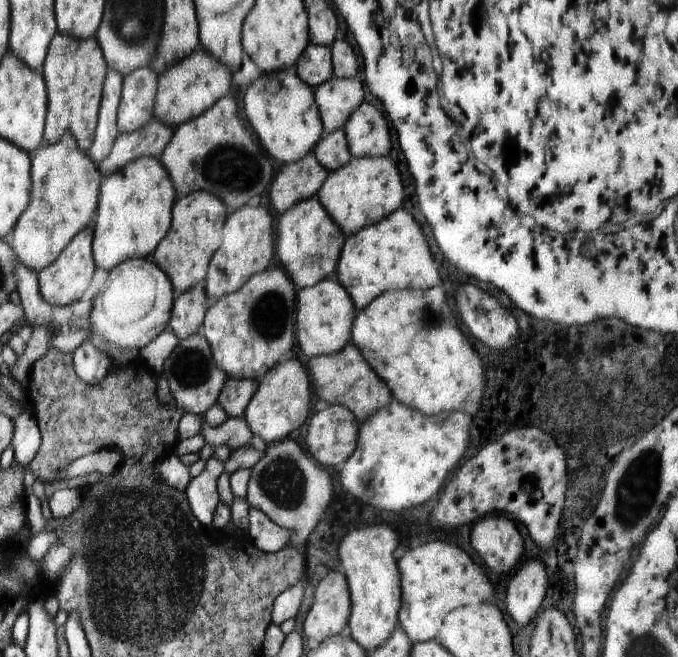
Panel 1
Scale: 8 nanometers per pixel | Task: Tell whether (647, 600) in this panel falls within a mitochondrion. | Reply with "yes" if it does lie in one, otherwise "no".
no

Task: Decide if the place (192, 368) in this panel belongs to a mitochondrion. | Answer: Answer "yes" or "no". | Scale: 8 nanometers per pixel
yes

